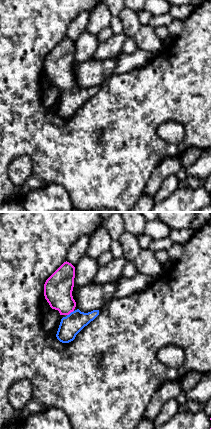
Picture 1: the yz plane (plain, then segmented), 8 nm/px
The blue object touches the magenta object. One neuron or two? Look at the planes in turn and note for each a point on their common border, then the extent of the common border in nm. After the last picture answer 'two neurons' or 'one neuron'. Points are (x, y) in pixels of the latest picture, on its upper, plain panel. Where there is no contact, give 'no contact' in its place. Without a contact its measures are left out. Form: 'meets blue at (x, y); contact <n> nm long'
meets blue at (71, 88); contact 70 nm long

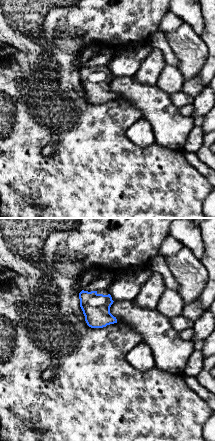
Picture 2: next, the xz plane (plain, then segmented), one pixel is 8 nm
no contact

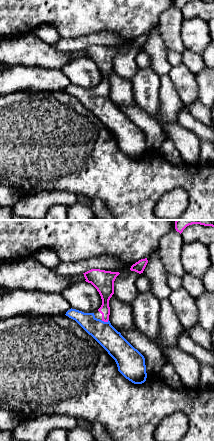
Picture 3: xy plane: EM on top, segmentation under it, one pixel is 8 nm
meets blue at (103, 97); contact 60 nm long

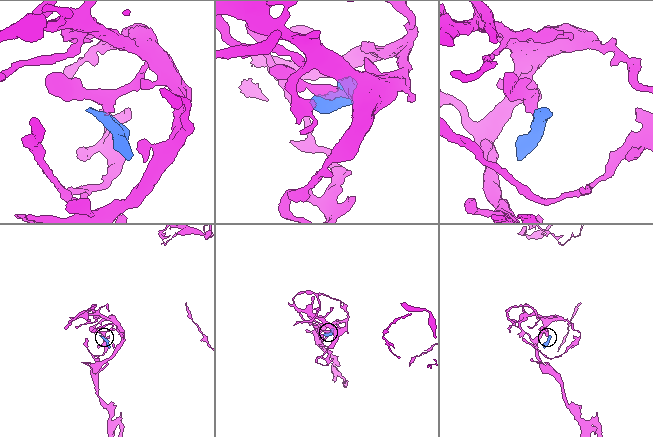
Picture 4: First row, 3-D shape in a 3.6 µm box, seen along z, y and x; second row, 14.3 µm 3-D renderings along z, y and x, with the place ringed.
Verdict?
one neuron

